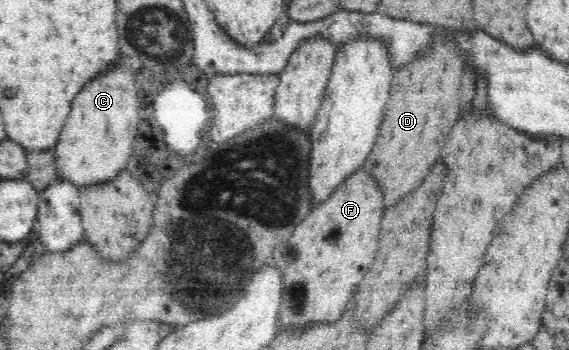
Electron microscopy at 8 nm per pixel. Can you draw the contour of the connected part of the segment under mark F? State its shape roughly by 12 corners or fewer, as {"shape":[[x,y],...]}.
{"shape":[[345,178],[277,244],[283,328],[341,318],[375,260],[381,184]]}

